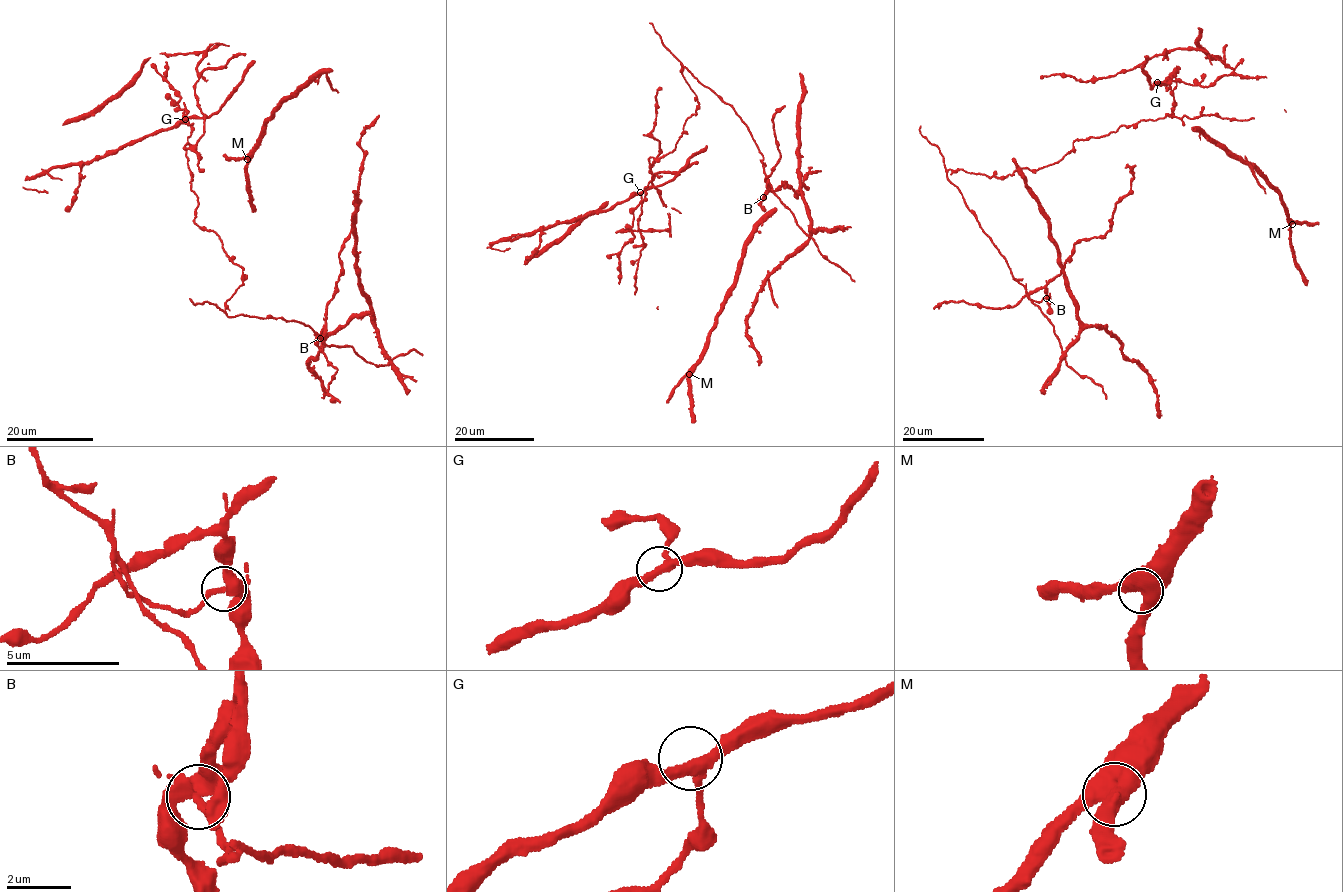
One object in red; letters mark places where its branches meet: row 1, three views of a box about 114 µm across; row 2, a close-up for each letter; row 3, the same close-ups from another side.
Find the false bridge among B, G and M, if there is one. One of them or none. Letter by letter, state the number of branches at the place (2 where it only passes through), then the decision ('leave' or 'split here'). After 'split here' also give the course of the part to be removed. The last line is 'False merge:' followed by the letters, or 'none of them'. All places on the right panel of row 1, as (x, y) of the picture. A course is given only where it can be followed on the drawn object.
B: 3 | split here | (1046, 297), (1029, 298), (948, 170), (1003, 177), (1037, 170), (1058, 163), (1076, 139), (1167, 115), (1254, 117)
G: 3 | leave
M: 3 | leave
False merge: B

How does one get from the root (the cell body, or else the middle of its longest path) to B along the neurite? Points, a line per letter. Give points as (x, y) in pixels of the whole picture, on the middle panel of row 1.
B: (693, 91), (683, 75), (681, 64), (701, 84), (730, 104), (750, 133), (763, 157), (767, 181), (763, 197)

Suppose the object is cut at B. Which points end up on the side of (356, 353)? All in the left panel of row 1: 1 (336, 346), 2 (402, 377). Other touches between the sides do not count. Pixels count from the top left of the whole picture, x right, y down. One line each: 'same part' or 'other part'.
1: same part
2: other part

